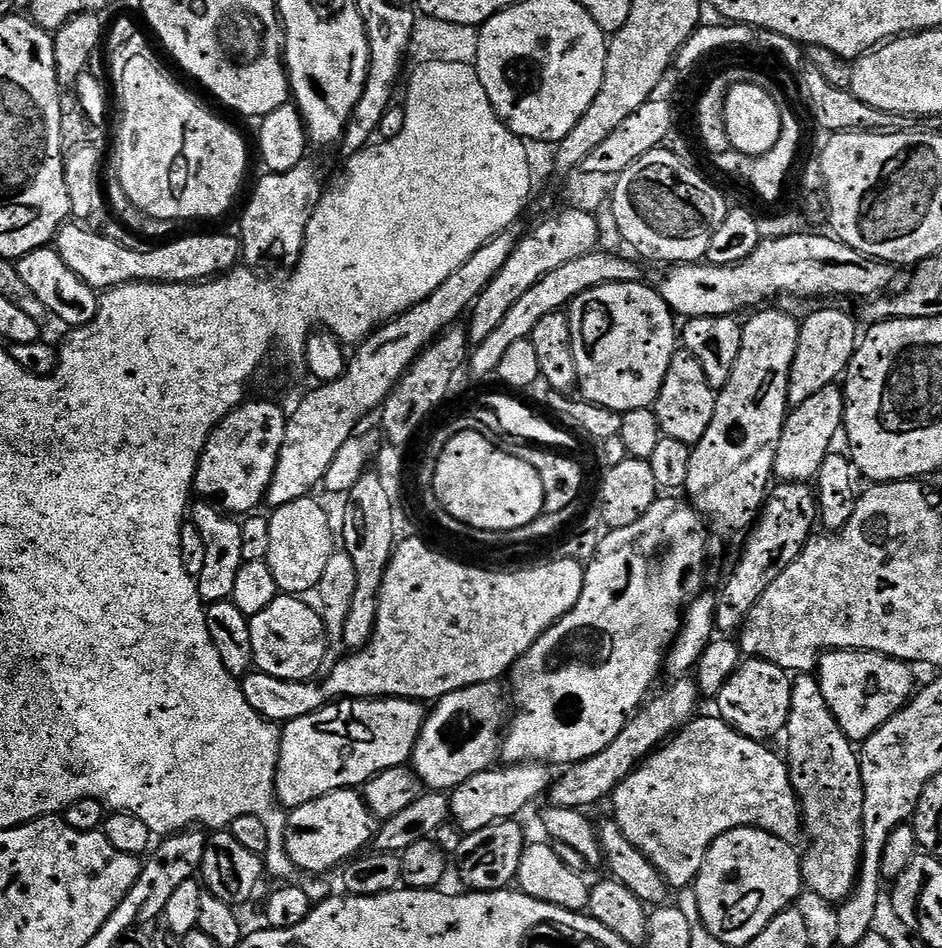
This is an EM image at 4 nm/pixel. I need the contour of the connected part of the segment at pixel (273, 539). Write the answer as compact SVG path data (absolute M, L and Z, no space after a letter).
M303 496L298 502L286 502L286 506L271 513L267 563L281 593L308 594L304 592L319 589L326 562L330 562L333 551L332 520L316 498Z

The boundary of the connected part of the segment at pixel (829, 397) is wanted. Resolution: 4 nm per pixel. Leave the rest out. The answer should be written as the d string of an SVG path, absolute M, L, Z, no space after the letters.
M835 383L825 385L816 394L806 398L806 402L795 405L784 420L782 438L778 442L772 467L775 479L780 482L811 481L830 453L832 439L841 435L843 427L844 394Z

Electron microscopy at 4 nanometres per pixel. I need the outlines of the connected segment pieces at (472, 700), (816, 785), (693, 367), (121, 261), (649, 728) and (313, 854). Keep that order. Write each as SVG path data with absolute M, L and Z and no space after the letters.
M496 682L466 686L431 705L410 761L412 771L425 789L447 793L466 782L466 778L487 772L497 763L502 752L502 729L506 724L503 704L506 692L500 686Z
M800 674L793 679L787 736L788 773L800 801L803 831L812 839L800 861L800 873L811 891L829 902L843 902L856 885L863 852L864 786L857 749L826 706L815 675Z
M677 350L672 355L670 370L666 370L666 378L662 382L662 390L654 403L656 417L660 420L660 431L667 436L678 438L690 446L695 446L706 432L706 426L710 426L710 418L714 418L714 406L718 392L710 386L703 364L698 360L695 353L689 350Z
M69 222L56 233L54 247L63 261L92 288L107 290L117 288L119 284L137 282L203 282L231 272L242 256L241 241L235 235L232 236L223 236L220 232L213 236L184 236L181 240L172 240L169 244L162 245L161 248L145 246L142 250L130 250L106 238L103 231L91 232L83 223Z
M676 678L671 681L669 688L664 688L660 693L657 691L633 715L632 719L625 724L622 734L606 746L598 754L591 756L589 760L582 760L579 764L573 764L567 770L555 777L552 781L550 796L551 803L557 808L579 808L588 810L591 804L604 800L612 791L623 785L624 779L640 767L657 748L661 747L673 734L680 731L689 720L697 715L702 695L695 679Z
M357 789L334 790L288 812L284 835L286 854L301 873L328 874L331 868L339 869L367 849L373 843L377 827L377 821L373 820L363 795Z

